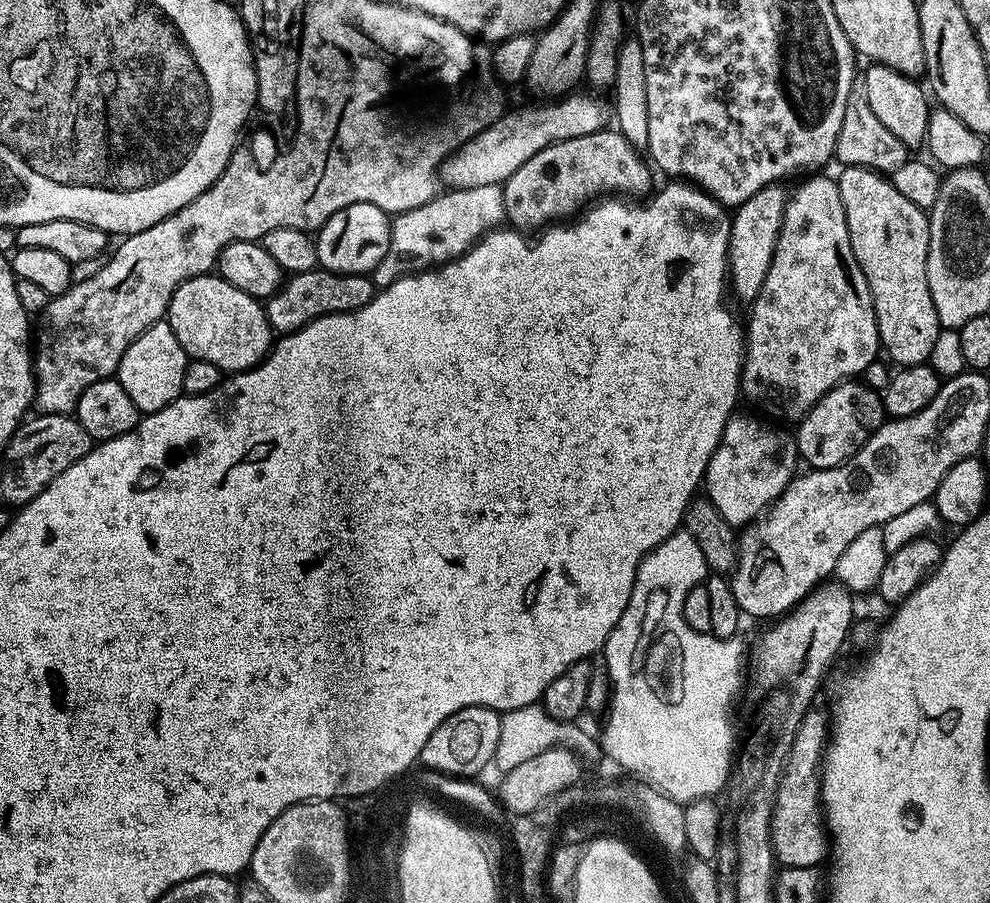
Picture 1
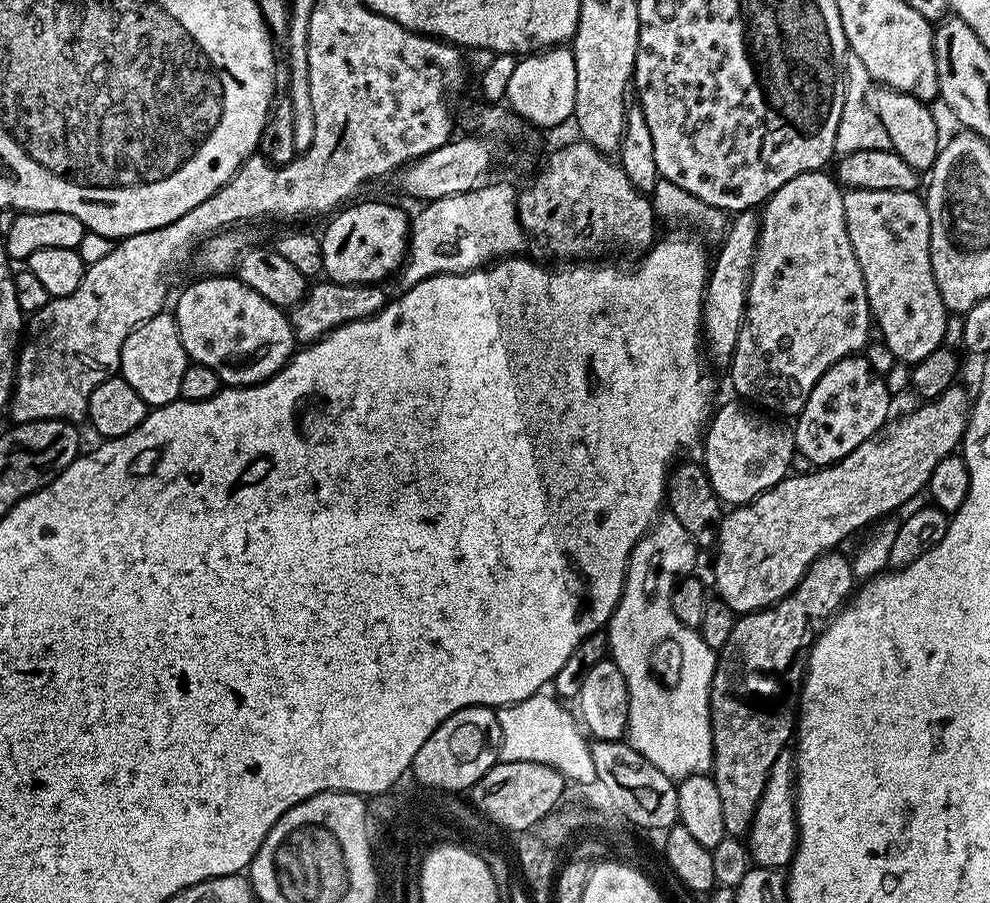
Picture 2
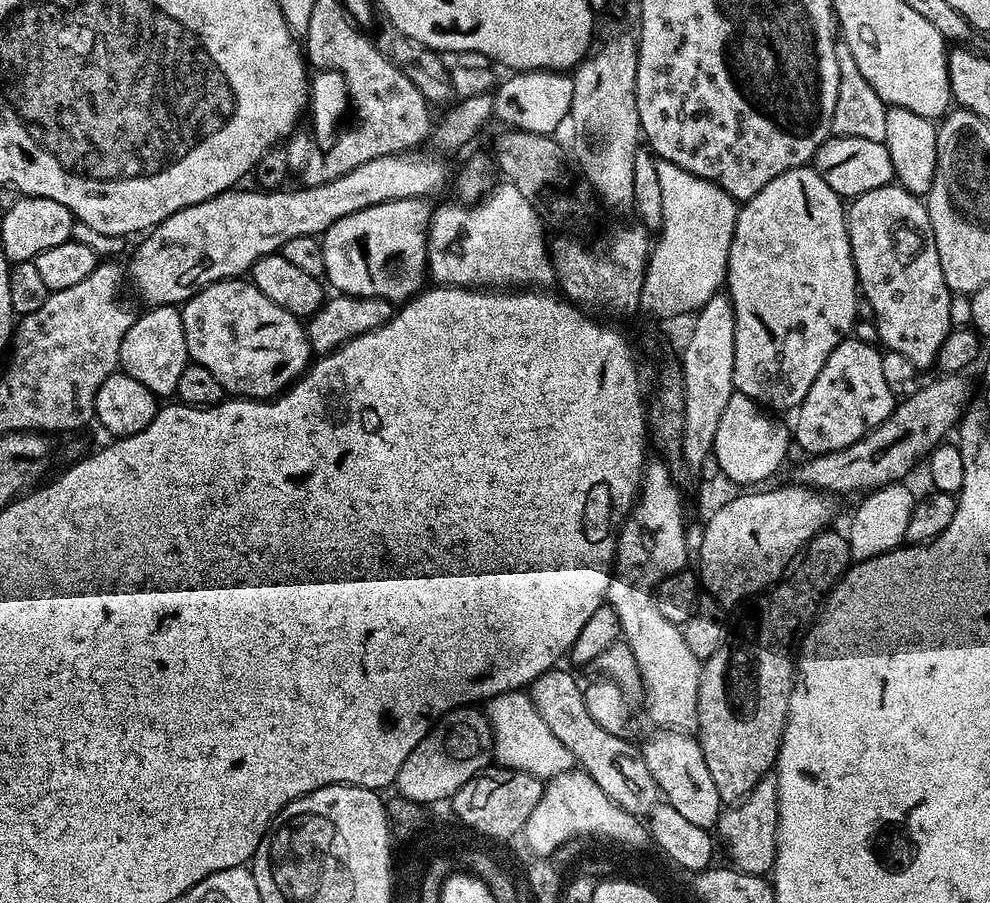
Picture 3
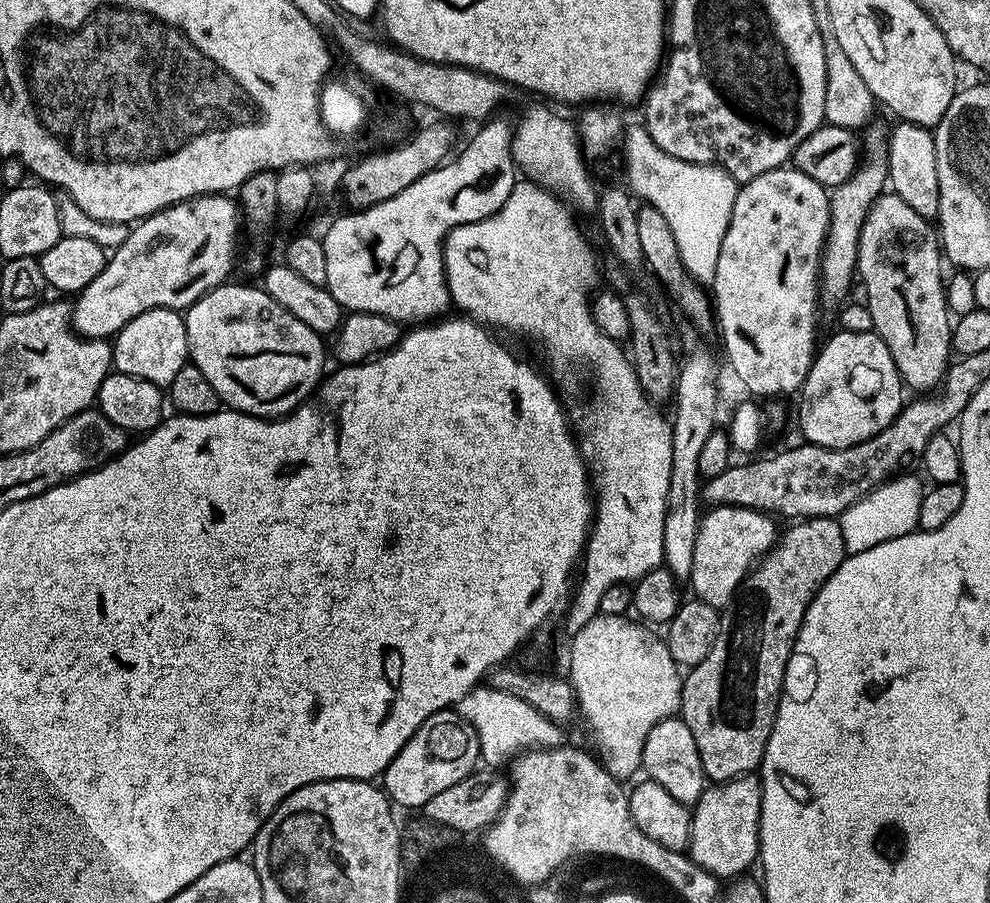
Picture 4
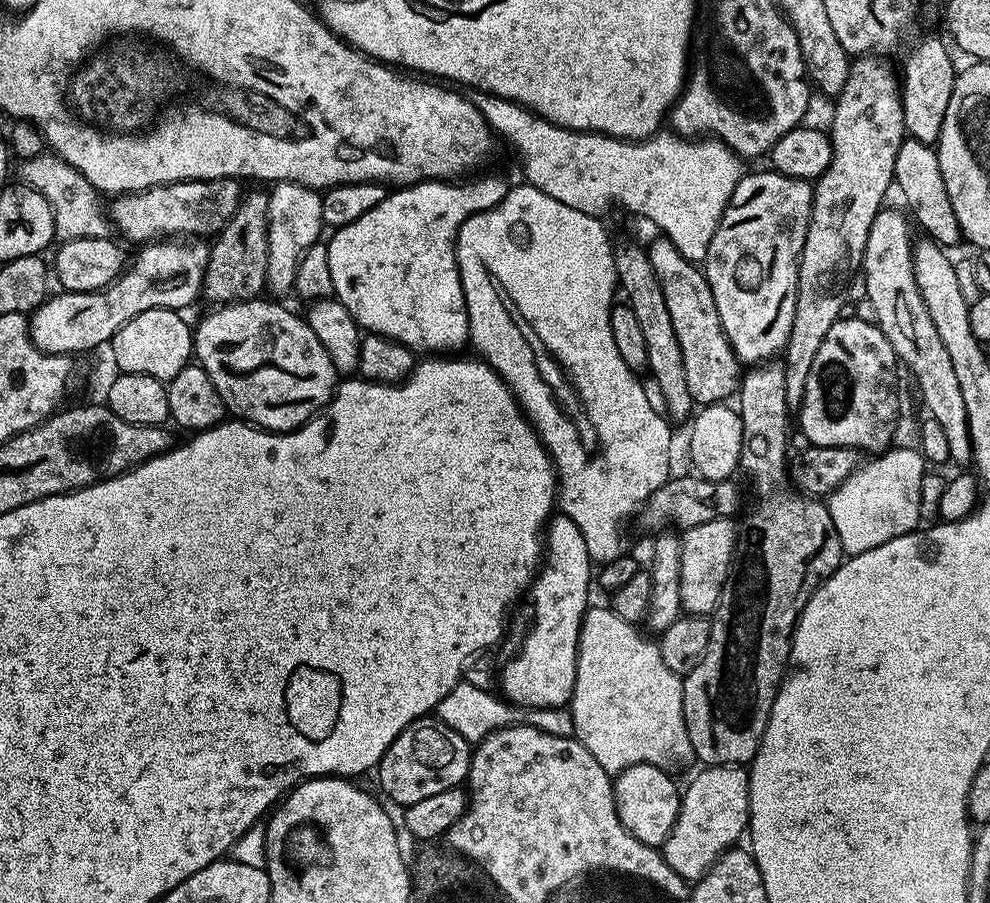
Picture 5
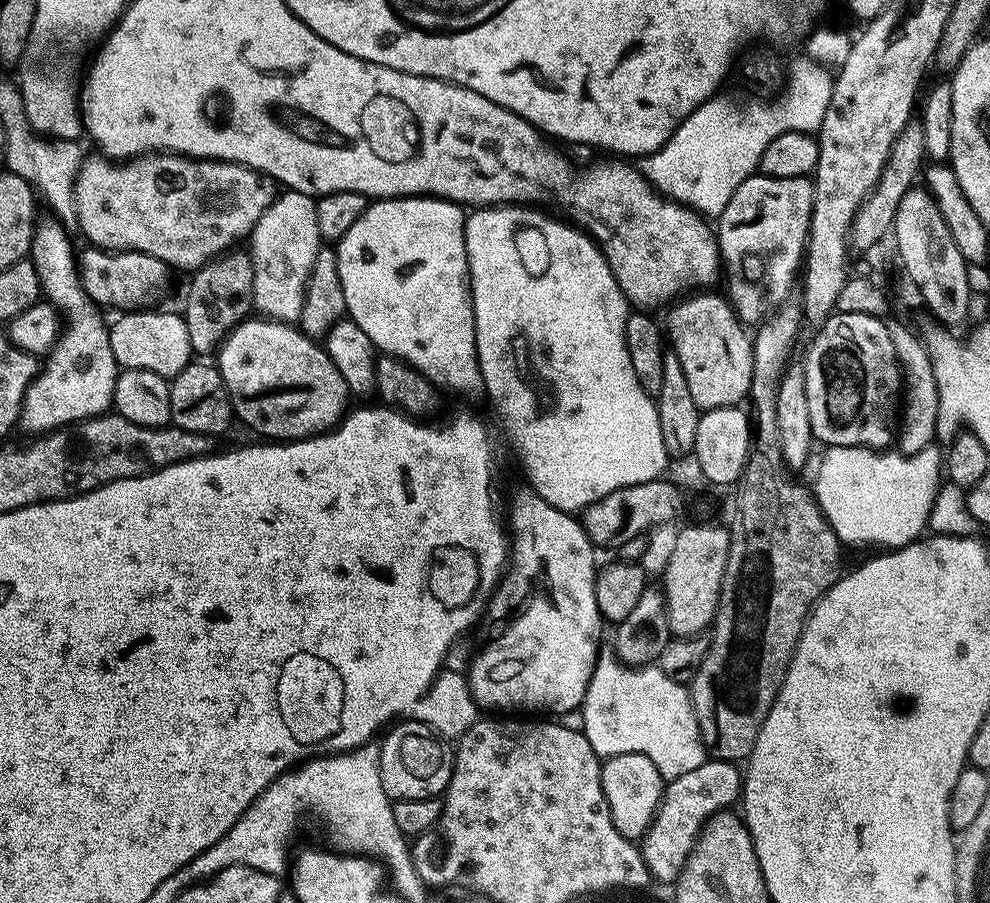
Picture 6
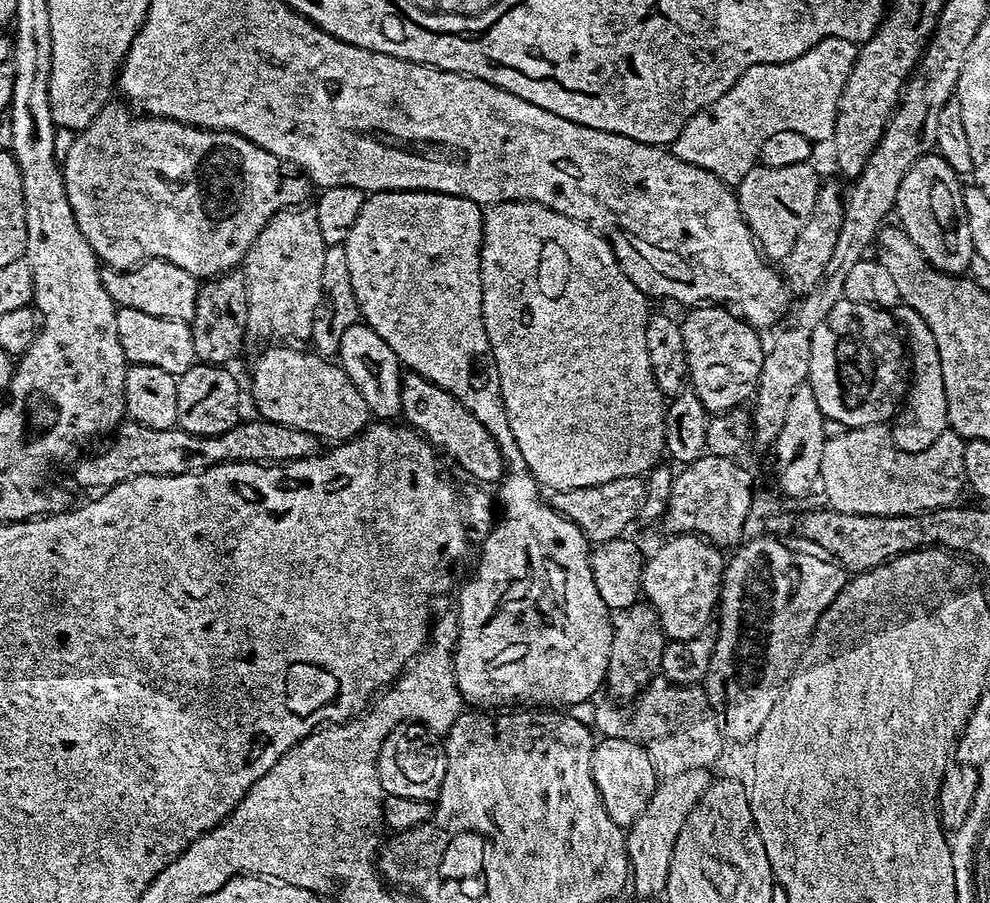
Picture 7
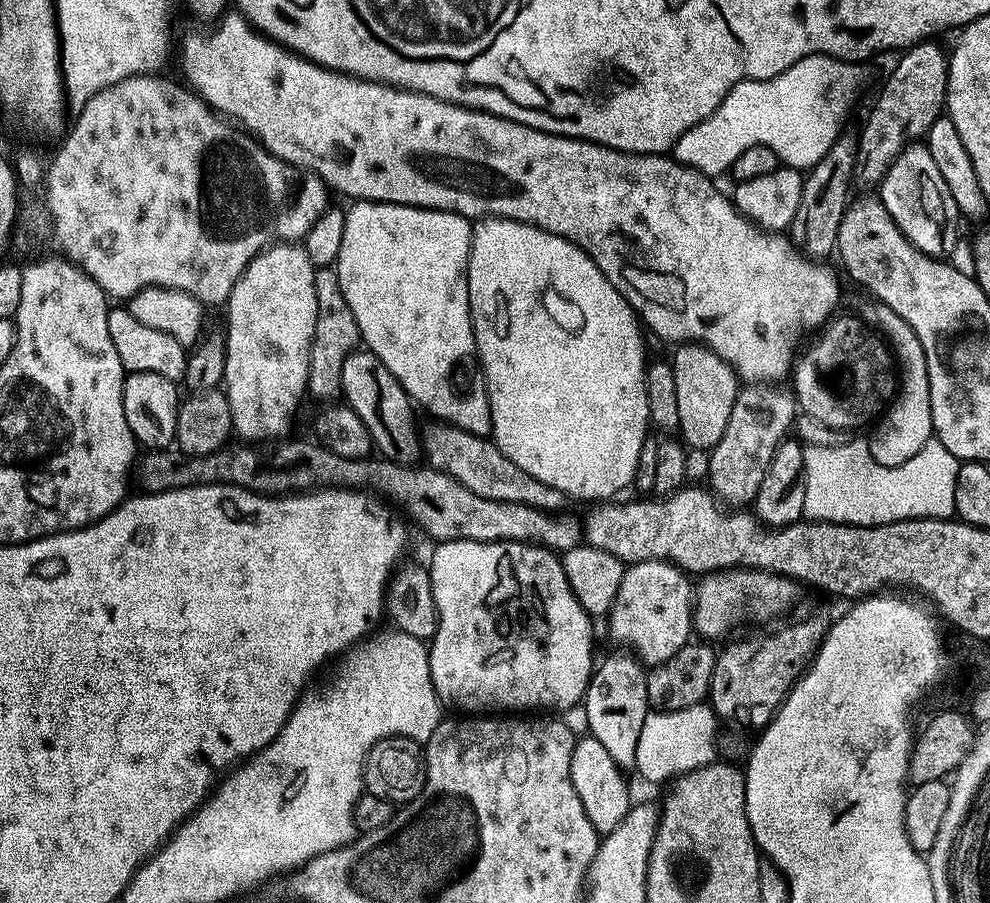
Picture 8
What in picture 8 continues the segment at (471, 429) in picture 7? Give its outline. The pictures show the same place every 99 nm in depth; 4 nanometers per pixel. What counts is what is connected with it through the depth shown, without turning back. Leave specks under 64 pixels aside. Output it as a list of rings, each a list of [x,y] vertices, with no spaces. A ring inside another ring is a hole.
[[[433,419],[419,429],[420,446],[427,467],[437,468],[440,472],[450,474],[466,490],[474,490],[482,498],[494,498],[498,502],[522,502],[526,506],[543,508],[546,512],[559,513],[566,503],[564,492],[554,486],[534,478],[534,474],[526,474],[522,466],[510,462],[506,454],[496,445],[495,440],[487,436],[470,434],[470,430],[462,430],[453,424],[445,424],[443,420]]]

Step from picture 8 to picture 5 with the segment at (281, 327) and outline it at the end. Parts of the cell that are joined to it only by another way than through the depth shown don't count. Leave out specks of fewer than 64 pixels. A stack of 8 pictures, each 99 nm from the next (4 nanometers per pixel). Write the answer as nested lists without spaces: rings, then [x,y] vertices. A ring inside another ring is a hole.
[[[282,180],[271,185],[268,192],[268,257],[266,258],[266,278],[268,279],[266,288],[272,292],[291,293],[296,287],[296,275],[298,266],[310,250],[321,239],[320,228],[325,227],[322,218],[321,193],[314,188],[307,188],[305,184],[296,184],[292,180]]]

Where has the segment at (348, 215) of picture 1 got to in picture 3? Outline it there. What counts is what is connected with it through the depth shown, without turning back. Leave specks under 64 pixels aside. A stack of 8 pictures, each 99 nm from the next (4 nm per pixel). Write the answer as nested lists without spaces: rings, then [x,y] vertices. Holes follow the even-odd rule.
[[[418,196],[387,200],[334,222],[322,236],[327,283],[345,296],[377,296],[393,302],[411,300],[426,284],[428,225],[434,211],[433,205],[427,203],[427,199]]]

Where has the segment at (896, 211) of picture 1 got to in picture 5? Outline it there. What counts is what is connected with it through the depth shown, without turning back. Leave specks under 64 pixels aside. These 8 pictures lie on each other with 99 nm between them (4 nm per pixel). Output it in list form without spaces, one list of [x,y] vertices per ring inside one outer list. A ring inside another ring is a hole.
[[[891,206],[885,207],[874,218],[870,234],[866,238],[862,277],[864,276],[864,284],[868,287],[868,300],[872,303],[871,315],[876,327],[882,330],[896,352],[897,361],[912,371],[912,376],[920,387],[920,396],[928,407],[927,415],[941,424],[949,443],[949,461],[952,464],[971,465],[974,460],[972,435],[968,429],[966,402],[962,402],[960,379],[958,374],[954,374],[954,362],[950,362],[950,354],[946,354],[946,346],[942,346],[938,330],[934,330],[926,302],[922,302],[922,294],[914,276],[913,225],[909,217],[901,212],[895,212]]]

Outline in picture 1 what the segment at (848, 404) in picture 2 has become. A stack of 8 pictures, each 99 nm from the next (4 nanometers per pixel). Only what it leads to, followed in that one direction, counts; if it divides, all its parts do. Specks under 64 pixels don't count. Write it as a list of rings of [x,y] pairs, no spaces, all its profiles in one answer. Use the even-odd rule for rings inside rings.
[[[855,379],[835,384],[799,421],[800,429],[794,432],[799,459],[803,463],[805,460],[812,470],[838,466],[850,459],[885,420],[884,401],[879,391]]]

